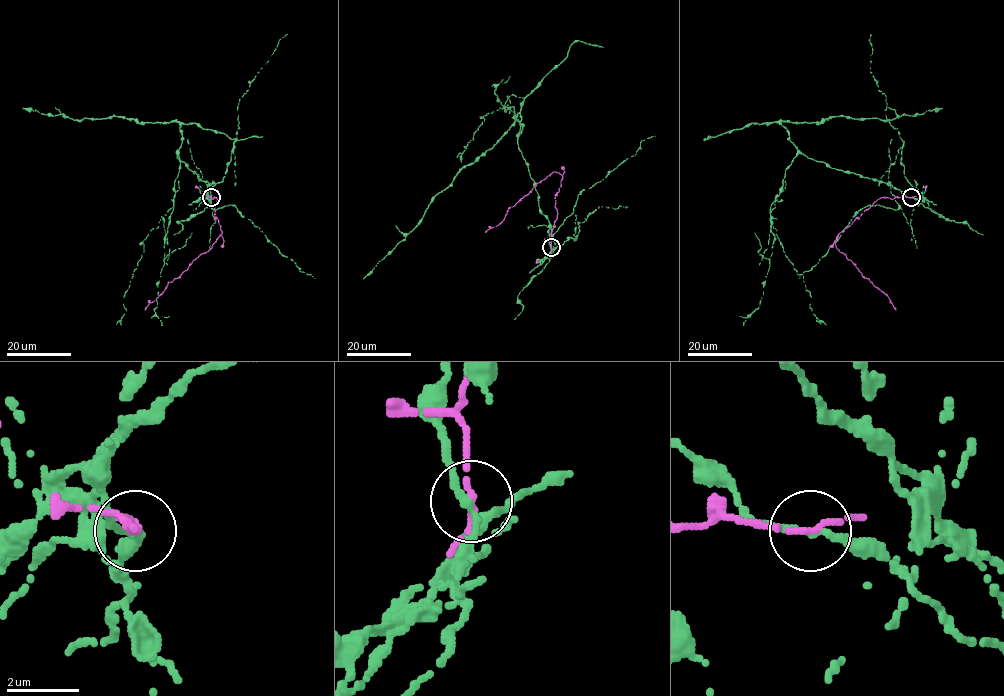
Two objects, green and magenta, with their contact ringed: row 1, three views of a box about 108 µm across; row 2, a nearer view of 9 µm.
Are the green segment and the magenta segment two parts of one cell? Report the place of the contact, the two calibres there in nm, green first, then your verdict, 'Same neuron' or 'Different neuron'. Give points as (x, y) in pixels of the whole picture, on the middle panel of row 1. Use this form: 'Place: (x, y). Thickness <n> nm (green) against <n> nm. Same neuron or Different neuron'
Place: (551, 247). Thickness 200 nm (green) against 140 nm. Different neuron

